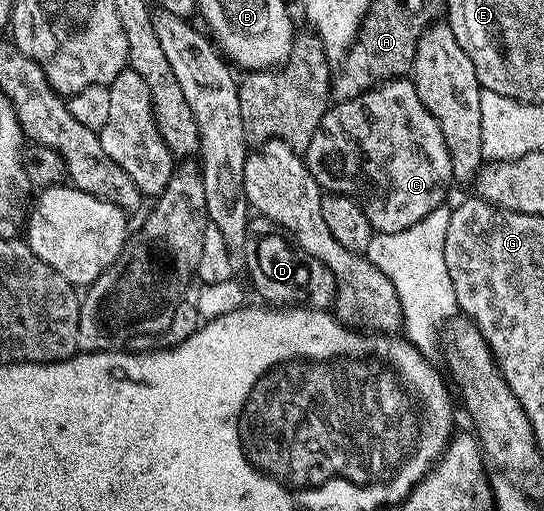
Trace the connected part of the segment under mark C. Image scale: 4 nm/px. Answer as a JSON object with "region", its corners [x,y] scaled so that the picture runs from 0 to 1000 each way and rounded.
{"region":[[[750,151],[724,153],[721,160],[688,168],[673,184],[607,205],[557,307],[592,374],[653,391],[660,407],[675,415],[675,431],[682,431],[688,452],[697,458],[741,454],[741,446],[770,438],[778,423],[820,401],[825,364],[835,362],[822,274],[814,274],[800,227],[785,219],[763,164]]]}

